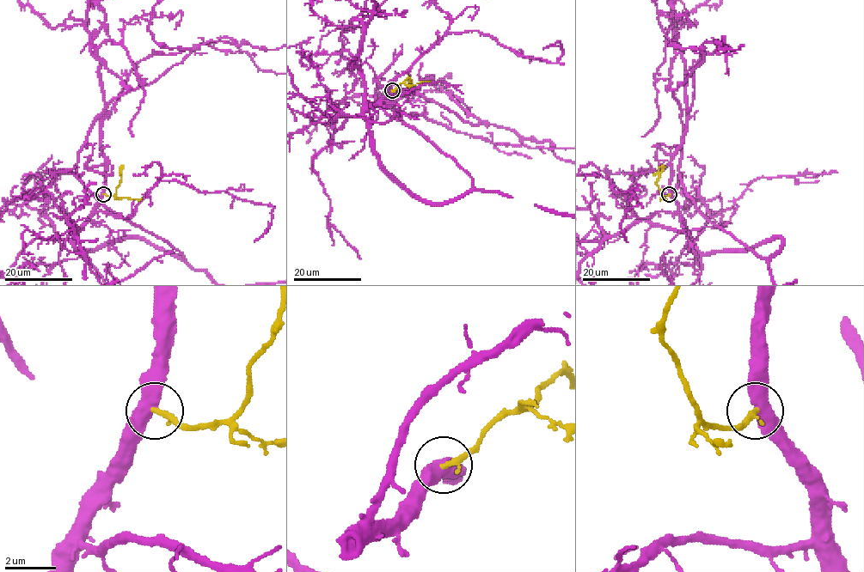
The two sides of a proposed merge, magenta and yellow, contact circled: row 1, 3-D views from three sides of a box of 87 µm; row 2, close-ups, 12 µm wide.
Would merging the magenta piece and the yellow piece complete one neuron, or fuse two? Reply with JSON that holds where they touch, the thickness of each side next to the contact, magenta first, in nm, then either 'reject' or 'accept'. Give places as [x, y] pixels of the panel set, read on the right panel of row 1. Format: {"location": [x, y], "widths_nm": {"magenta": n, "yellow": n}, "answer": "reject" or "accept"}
{"location": [669, 194], "widths_nm": {"magenta": 550, "yellow": 240}, "answer": "accept"}

